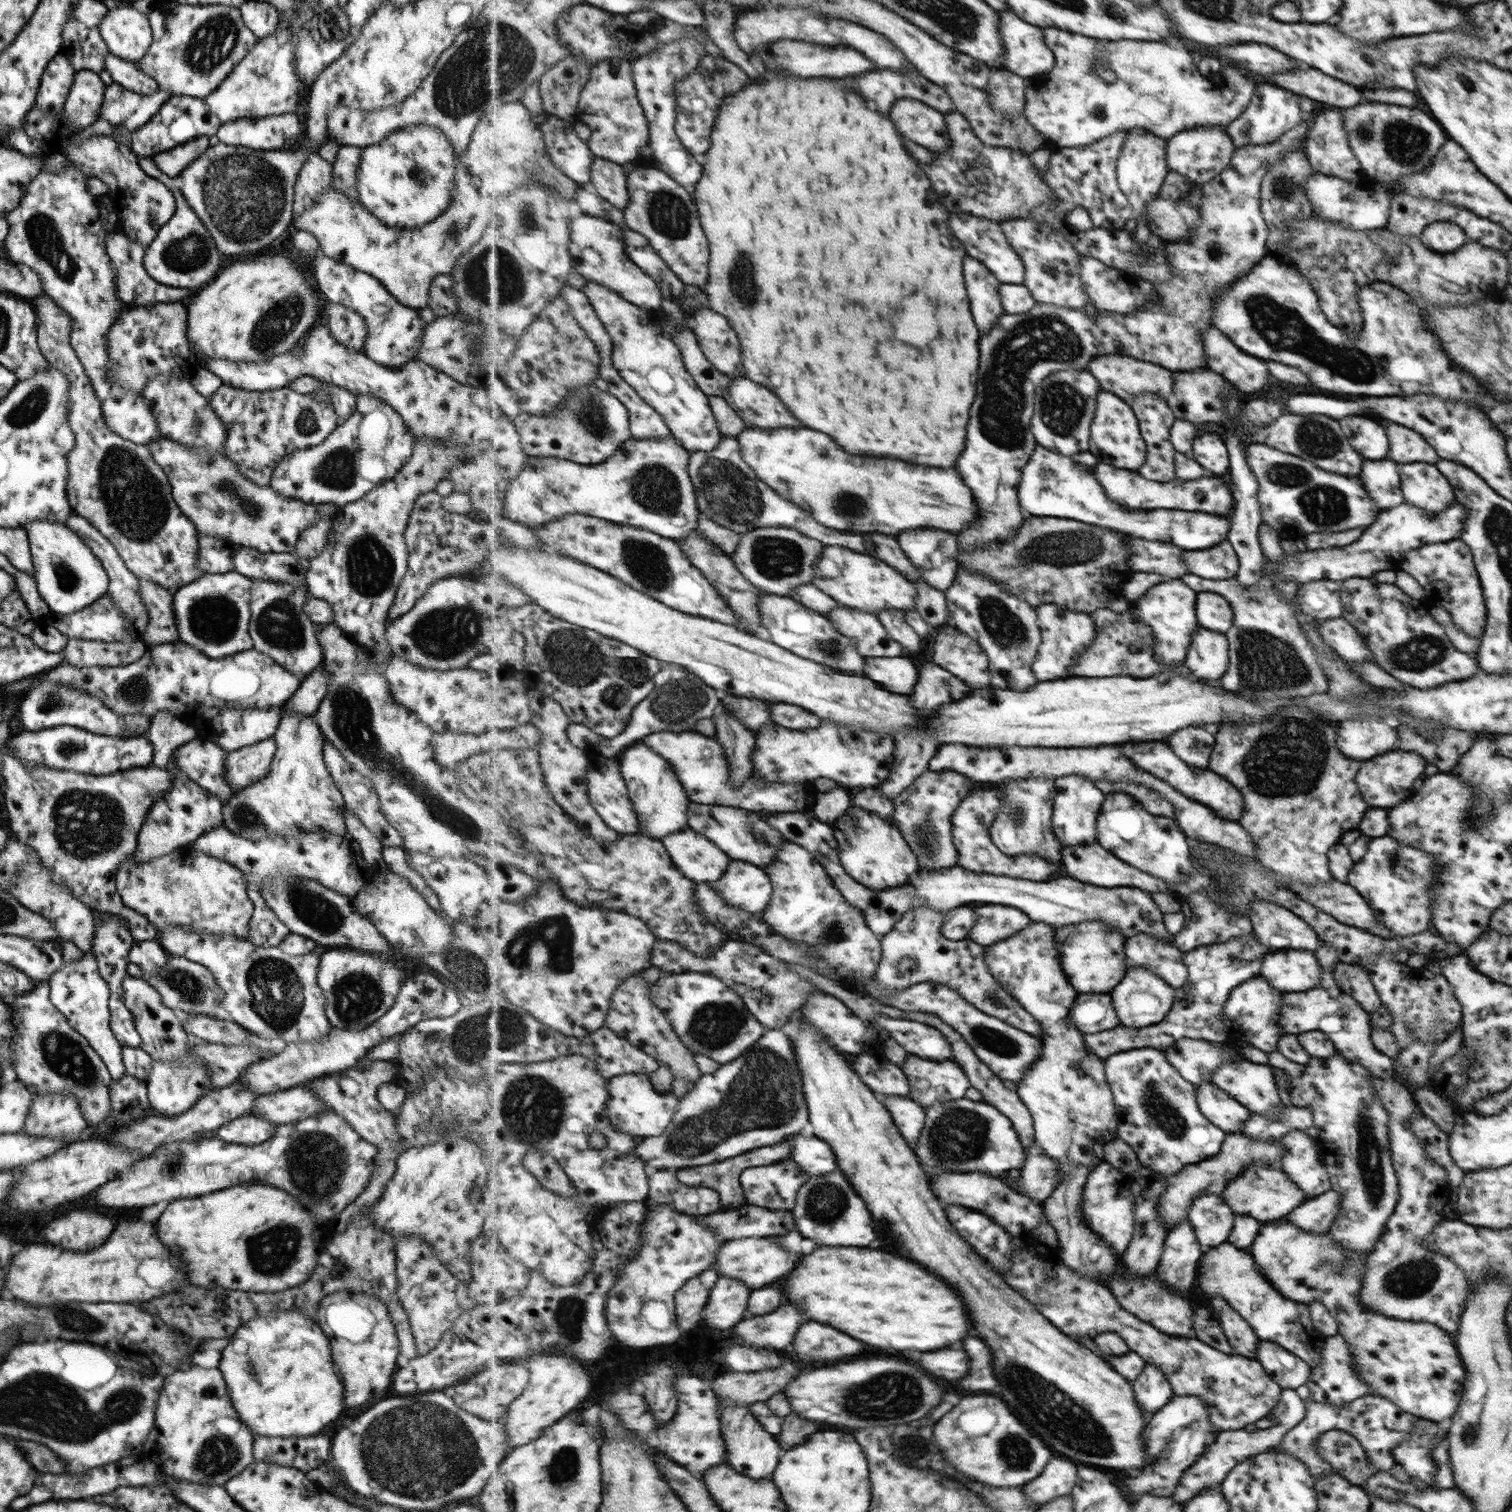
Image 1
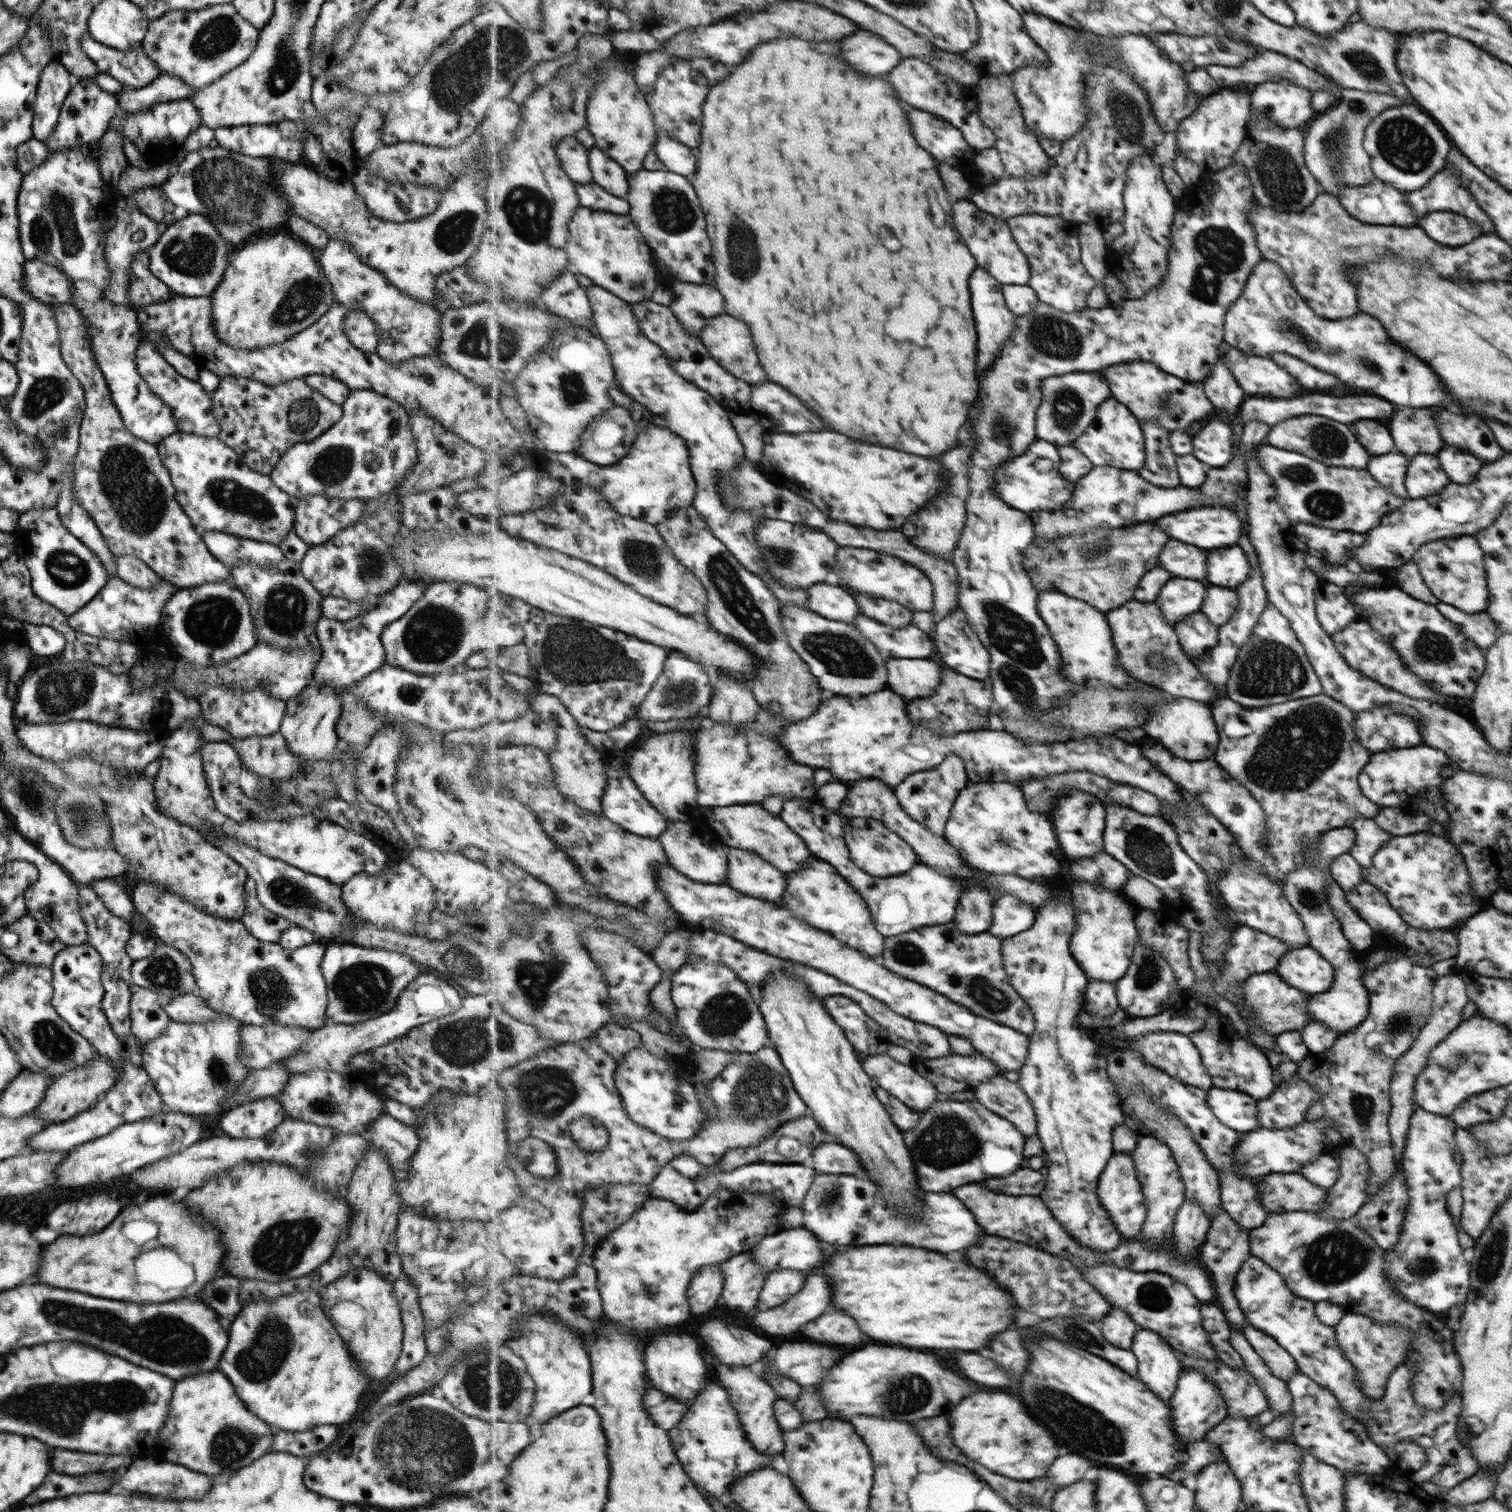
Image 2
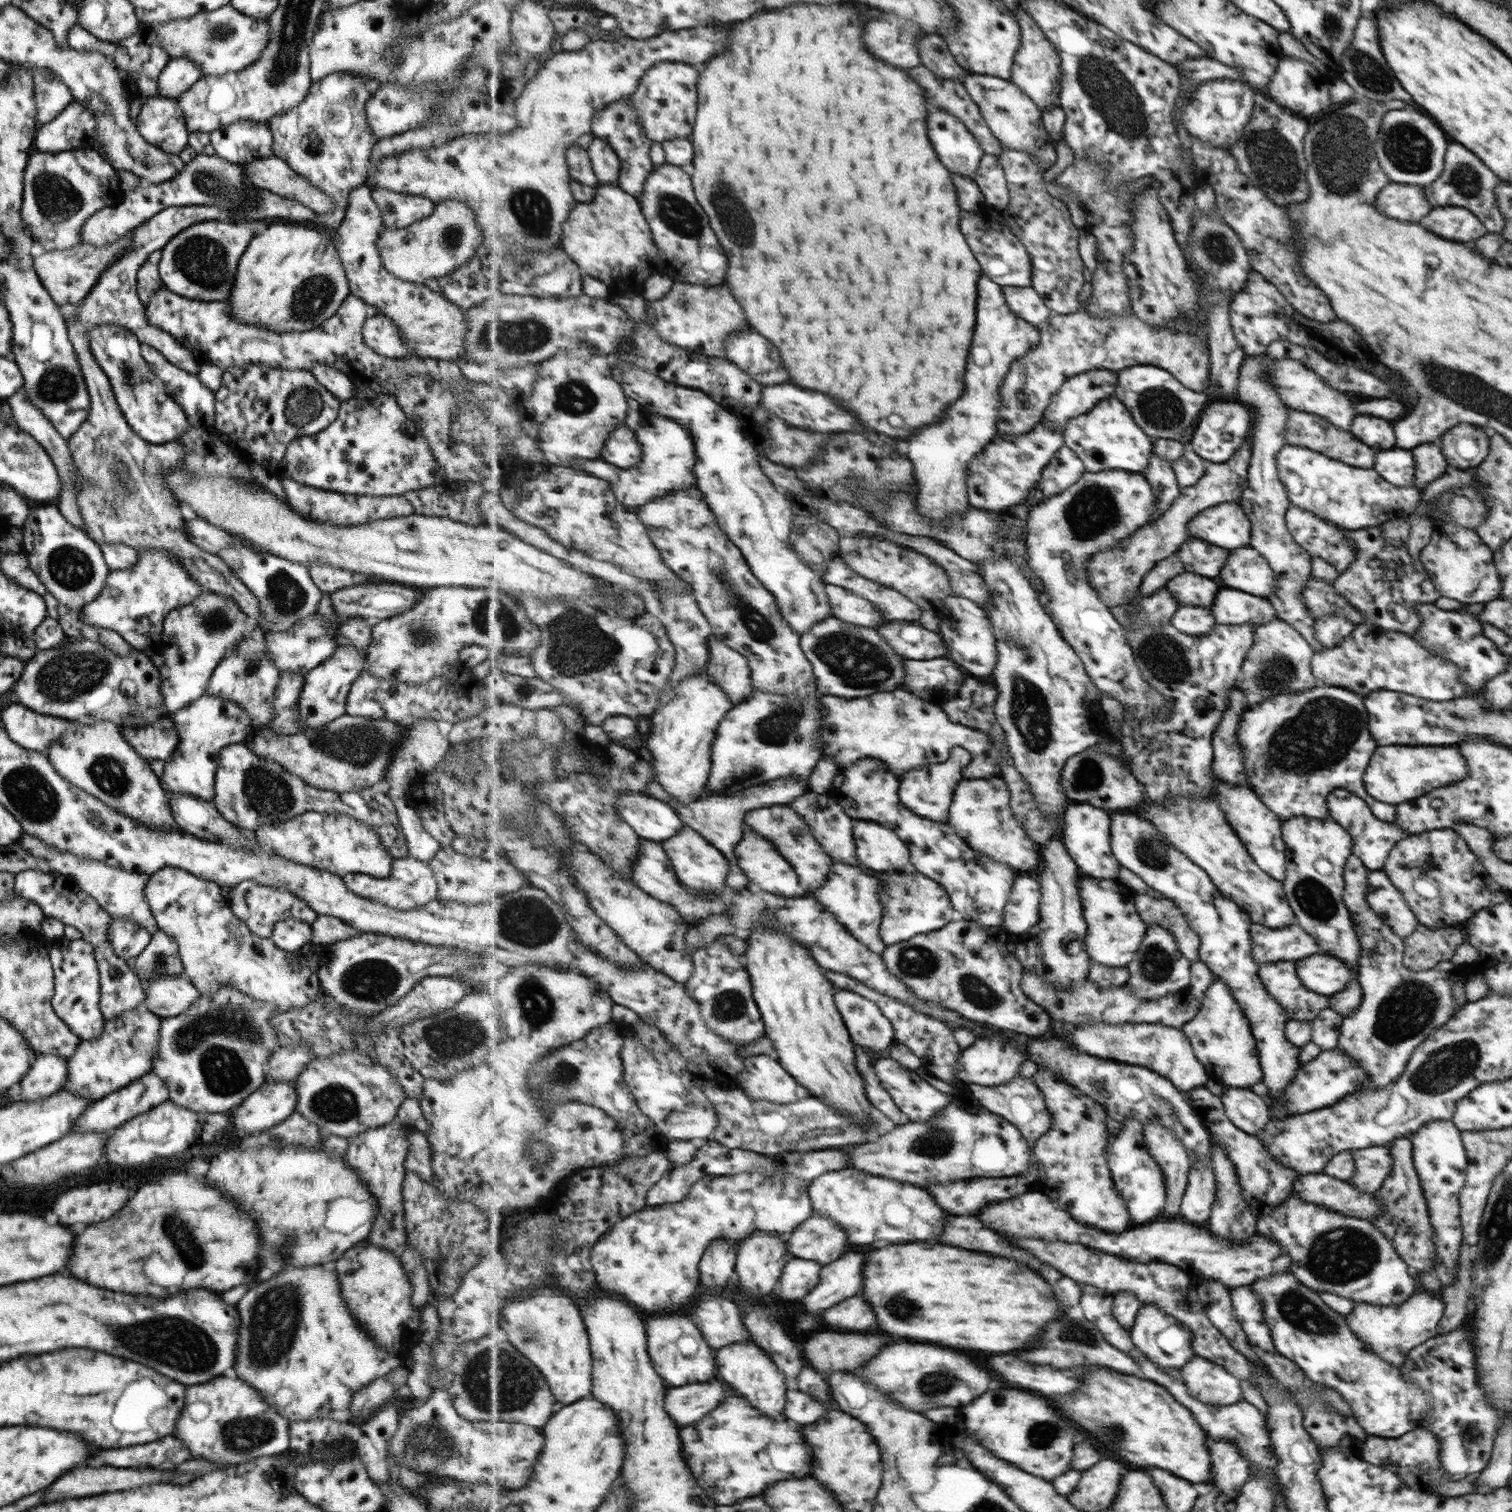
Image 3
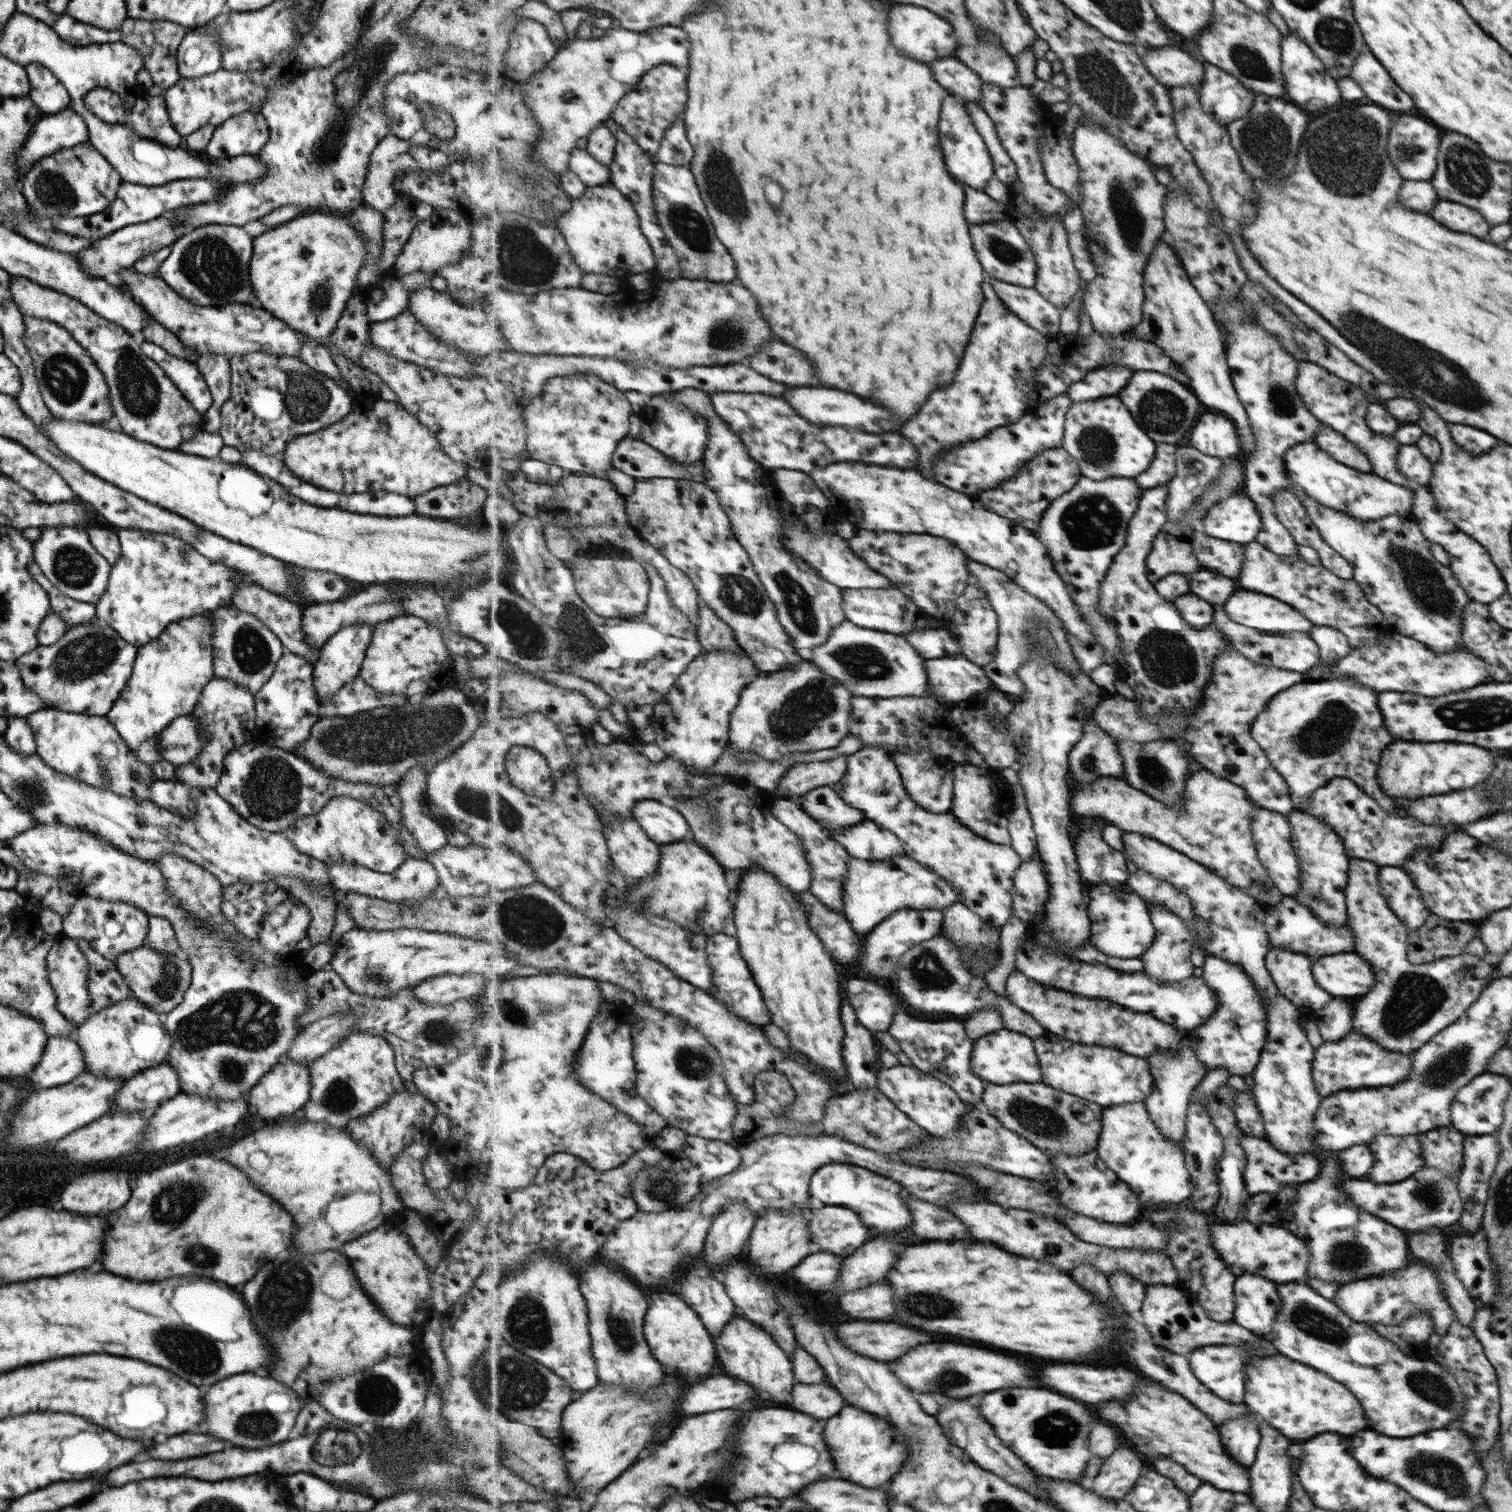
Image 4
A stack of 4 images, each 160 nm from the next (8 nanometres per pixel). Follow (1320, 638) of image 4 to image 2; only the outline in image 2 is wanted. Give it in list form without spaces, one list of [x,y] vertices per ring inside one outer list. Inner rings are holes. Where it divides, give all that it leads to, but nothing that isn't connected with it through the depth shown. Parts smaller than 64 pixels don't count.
[[[1321,583],[1315,601],[1317,622],[1330,636],[1357,620],[1352,603],[1335,583]]]

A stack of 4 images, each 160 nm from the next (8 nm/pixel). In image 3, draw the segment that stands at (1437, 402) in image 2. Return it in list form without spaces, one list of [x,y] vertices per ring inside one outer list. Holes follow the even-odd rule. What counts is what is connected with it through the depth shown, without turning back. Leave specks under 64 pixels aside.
[[[1257,271],[1249,272],[1247,283],[1232,296],[1228,304],[1228,317],[1233,336],[1244,354],[1264,354],[1273,341],[1286,340],[1303,348],[1312,348],[1332,363],[1355,367],[1367,373],[1377,361],[1371,355],[1370,346],[1361,340],[1349,323],[1337,318],[1326,323],[1308,319],[1298,313],[1280,290]]]

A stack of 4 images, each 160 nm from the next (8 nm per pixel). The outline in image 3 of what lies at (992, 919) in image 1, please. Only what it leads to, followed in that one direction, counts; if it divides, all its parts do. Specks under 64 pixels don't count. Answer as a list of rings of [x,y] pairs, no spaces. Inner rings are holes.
[[[1019,873],[1013,886],[1013,896],[1005,908],[1003,928],[1015,935],[1030,932],[1041,921],[1041,898],[1040,880],[1037,882],[1026,873]]]

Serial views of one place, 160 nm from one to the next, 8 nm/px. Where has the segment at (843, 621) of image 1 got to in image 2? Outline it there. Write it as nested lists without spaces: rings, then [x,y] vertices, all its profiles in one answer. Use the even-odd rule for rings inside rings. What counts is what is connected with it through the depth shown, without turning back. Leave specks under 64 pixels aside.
[[[858,614],[853,624],[885,656],[893,658],[929,658],[935,652],[933,635],[919,630],[918,626],[907,626],[897,630],[876,618]]]

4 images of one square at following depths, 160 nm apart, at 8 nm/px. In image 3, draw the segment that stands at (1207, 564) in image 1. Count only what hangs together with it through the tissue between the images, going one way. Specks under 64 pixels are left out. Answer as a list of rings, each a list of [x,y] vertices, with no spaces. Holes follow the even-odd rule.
[[[1248,546],[1228,552],[1216,580],[1222,586],[1263,598],[1268,598],[1276,585],[1276,575],[1267,559]]]

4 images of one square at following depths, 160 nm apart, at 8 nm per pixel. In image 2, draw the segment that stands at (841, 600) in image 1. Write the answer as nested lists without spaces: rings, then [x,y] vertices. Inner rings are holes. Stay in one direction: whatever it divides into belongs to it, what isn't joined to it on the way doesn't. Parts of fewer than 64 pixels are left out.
[[[841,548],[833,572],[838,576],[841,588],[853,588],[857,592],[870,594],[873,598],[886,598],[904,604],[909,610],[932,611],[934,609],[935,590],[929,577],[916,566],[905,560],[879,554],[875,550],[859,548]]]

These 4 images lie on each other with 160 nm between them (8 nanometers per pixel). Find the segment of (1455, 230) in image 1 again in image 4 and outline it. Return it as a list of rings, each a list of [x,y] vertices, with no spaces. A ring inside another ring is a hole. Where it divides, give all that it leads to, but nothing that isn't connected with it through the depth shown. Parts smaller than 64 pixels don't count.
[[[1445,200],[1438,201],[1432,209],[1431,218],[1437,218],[1441,226],[1447,230],[1457,230],[1461,234],[1473,234],[1477,238],[1483,238],[1489,230],[1489,225],[1483,222],[1483,218],[1467,206],[1460,203],[1448,202]]]

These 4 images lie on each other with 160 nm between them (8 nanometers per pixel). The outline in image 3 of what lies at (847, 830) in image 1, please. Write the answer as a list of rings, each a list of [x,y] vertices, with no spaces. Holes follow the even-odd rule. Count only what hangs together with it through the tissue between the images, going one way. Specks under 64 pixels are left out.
[[[856,819],[854,837],[857,858],[868,870],[885,874],[912,869],[909,845],[891,827]]]

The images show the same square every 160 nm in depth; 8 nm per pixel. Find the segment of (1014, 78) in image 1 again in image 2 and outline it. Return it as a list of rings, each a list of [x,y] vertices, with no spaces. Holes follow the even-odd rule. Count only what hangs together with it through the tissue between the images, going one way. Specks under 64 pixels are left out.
[[[1014,73],[983,76],[978,84],[978,89],[975,90],[975,95],[980,106],[980,117],[997,135],[998,141],[995,147],[1003,159],[1007,175],[1013,177],[1038,177],[1046,173],[1050,169],[1051,158],[1045,154],[1045,150],[1039,144],[1039,138],[1026,122],[1023,107],[1020,105],[1020,100],[1016,95]]]

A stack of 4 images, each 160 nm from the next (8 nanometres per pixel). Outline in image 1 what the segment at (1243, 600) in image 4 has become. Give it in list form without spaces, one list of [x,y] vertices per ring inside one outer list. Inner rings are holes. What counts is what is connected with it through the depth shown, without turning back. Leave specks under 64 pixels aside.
[[[1213,592],[1196,594],[1195,609],[1199,625],[1213,632],[1224,633],[1235,620],[1229,603],[1220,594]]]

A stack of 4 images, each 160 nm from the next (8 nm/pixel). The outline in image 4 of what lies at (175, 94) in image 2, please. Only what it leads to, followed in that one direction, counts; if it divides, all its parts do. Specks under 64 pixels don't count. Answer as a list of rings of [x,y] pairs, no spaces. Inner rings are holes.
[[[186,32],[176,48],[177,72],[181,78],[195,78],[221,69],[221,49],[216,34]]]

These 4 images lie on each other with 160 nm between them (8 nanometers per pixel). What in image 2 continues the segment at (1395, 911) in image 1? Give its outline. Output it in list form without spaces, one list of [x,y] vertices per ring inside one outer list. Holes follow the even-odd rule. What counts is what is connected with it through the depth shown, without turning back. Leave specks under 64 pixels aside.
[[[1418,832],[1405,836],[1391,835],[1375,851],[1370,865],[1363,868],[1363,882],[1377,887],[1399,912],[1410,928],[1451,930],[1455,922],[1489,906],[1492,897],[1475,897],[1469,887],[1469,875],[1460,850],[1447,838]]]

